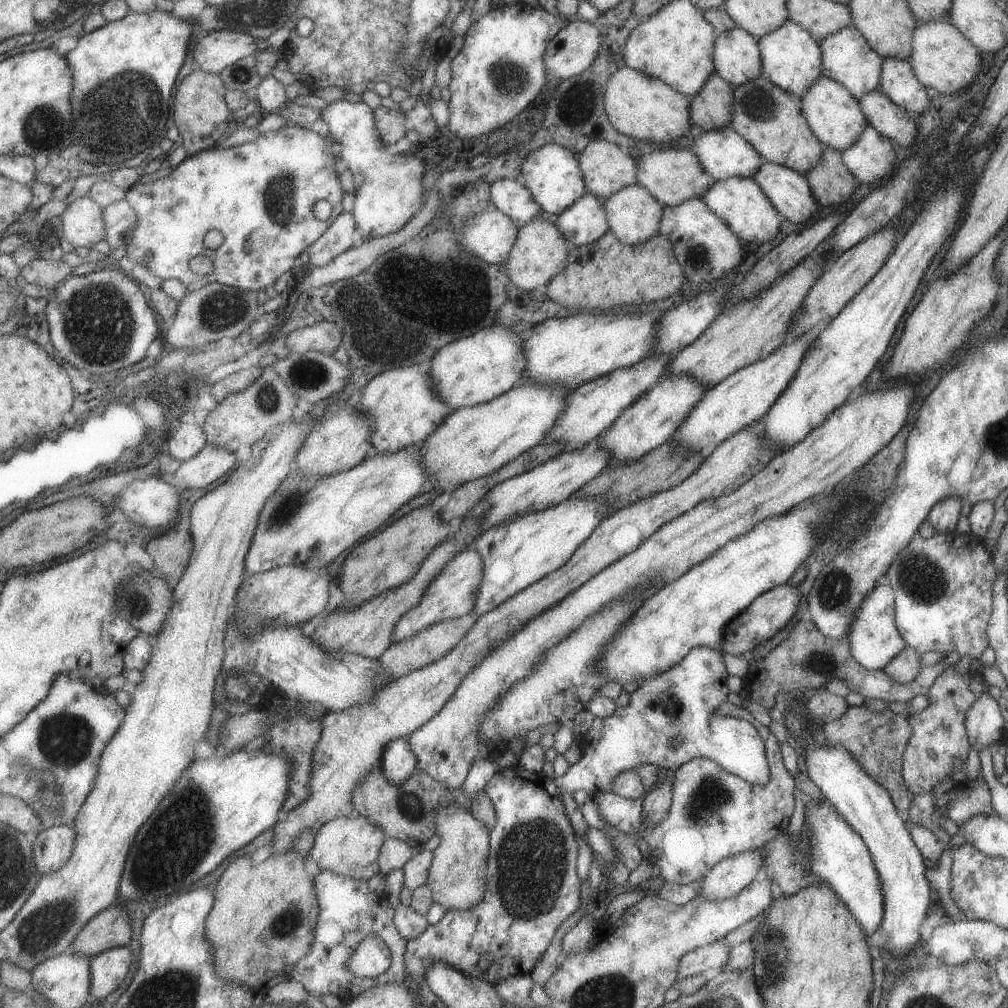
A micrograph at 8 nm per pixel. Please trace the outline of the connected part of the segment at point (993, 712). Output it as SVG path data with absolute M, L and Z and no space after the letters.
M984 688L965 712L965 731L970 748L983 748L1002 739L1003 716L997 700Z

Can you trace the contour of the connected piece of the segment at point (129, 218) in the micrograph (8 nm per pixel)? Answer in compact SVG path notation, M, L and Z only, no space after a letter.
M124 199L105 207L103 218L107 228L106 241L112 249L129 246L139 226L139 216L131 202Z

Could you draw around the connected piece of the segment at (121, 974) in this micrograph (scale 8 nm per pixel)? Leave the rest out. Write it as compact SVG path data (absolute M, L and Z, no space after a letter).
M129 948L107 950L91 962L91 993L96 1002L107 999L134 969L133 952Z

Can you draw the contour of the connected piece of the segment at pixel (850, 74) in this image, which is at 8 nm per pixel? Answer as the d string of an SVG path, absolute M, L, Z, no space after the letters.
M839 28L819 41L822 77L841 84L855 99L865 92L878 89L882 59L868 46L863 36L854 28Z

